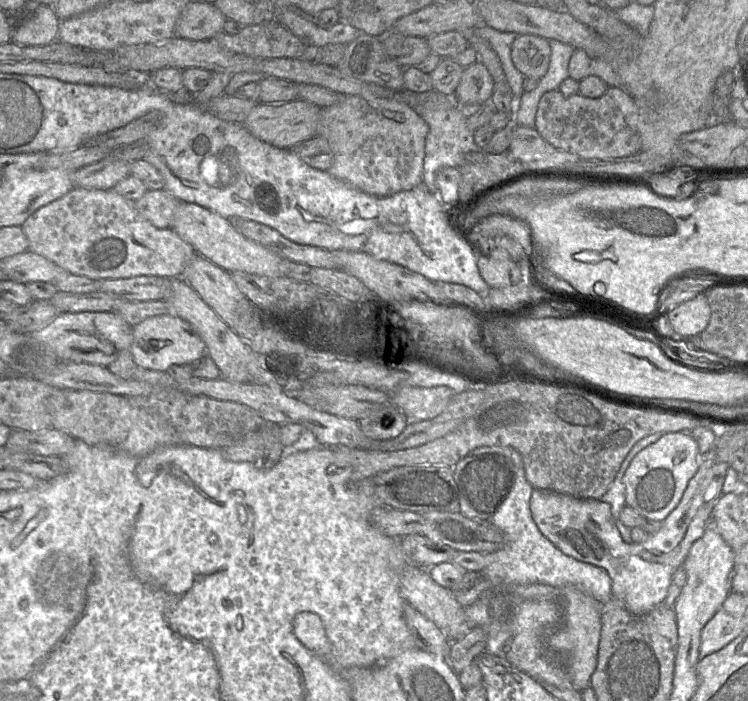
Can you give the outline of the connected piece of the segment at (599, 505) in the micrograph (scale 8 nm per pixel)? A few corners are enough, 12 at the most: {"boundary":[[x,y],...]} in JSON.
{"boundary":[[701,456],[678,505],[625,543],[600,499],[533,489],[539,531],[603,568],[634,615],[664,602],[729,469]]}

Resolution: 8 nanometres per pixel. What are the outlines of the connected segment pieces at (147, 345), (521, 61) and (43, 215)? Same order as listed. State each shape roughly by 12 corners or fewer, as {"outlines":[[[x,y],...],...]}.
{"outlines":[[[157,315],[133,327],[137,366],[166,371],[207,354],[192,326]],[[523,34],[512,43],[512,62],[540,80],[549,68],[548,39]],[[74,187],[20,227],[91,279],[181,277],[196,251],[112,189]]]}

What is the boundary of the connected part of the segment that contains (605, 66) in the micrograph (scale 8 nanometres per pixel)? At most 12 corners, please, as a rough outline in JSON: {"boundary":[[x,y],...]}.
{"boundary":[[574,49],[569,77],[602,79],[609,87],[621,87],[617,72],[606,62]]}

